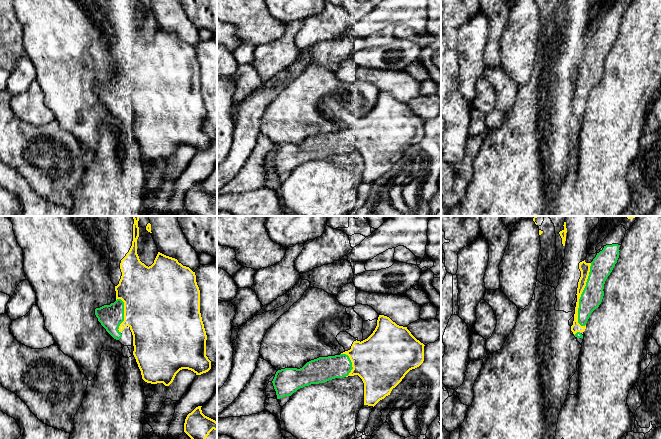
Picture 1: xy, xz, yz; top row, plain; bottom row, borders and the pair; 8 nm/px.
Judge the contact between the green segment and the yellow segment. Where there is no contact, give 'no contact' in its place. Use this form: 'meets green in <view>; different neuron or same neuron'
meets green in yz; same neuron

